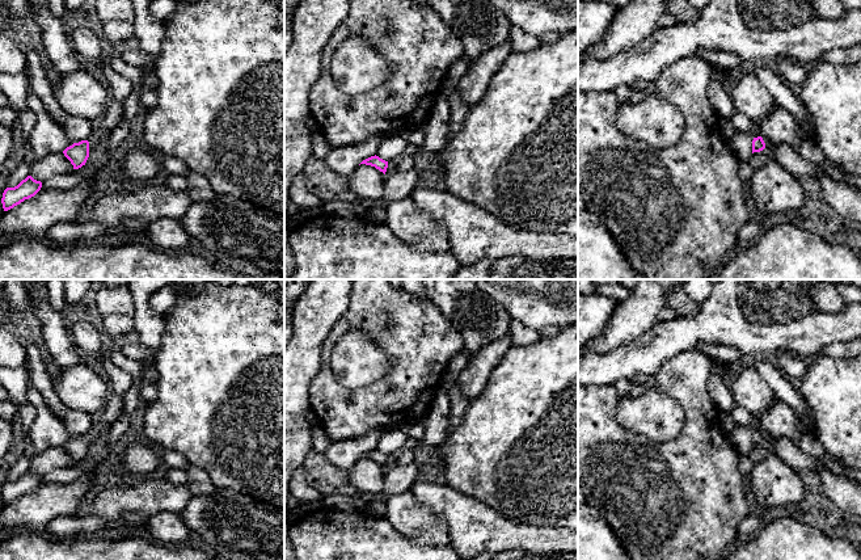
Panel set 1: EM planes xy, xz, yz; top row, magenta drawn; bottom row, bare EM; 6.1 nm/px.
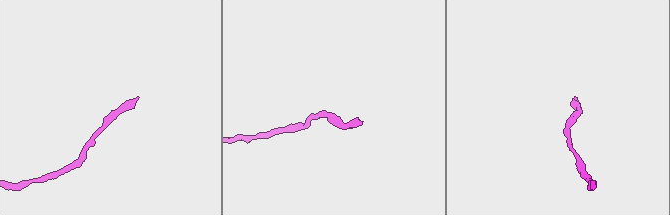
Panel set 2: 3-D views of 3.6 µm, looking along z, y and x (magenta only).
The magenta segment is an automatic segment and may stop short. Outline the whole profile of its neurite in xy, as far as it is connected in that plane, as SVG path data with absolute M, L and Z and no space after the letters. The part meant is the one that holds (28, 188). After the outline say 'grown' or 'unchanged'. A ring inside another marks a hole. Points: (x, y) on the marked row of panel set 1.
M28 176L14 188L7 188L3 193L1 203L4 211L13 209L25 199L34 197L42 188L42 182Z; unchanged

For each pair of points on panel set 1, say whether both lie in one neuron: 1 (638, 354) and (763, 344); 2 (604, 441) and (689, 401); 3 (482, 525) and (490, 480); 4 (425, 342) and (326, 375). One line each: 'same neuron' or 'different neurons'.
1: same neuron
2: same neuron
3: different neurons
4: same neuron

